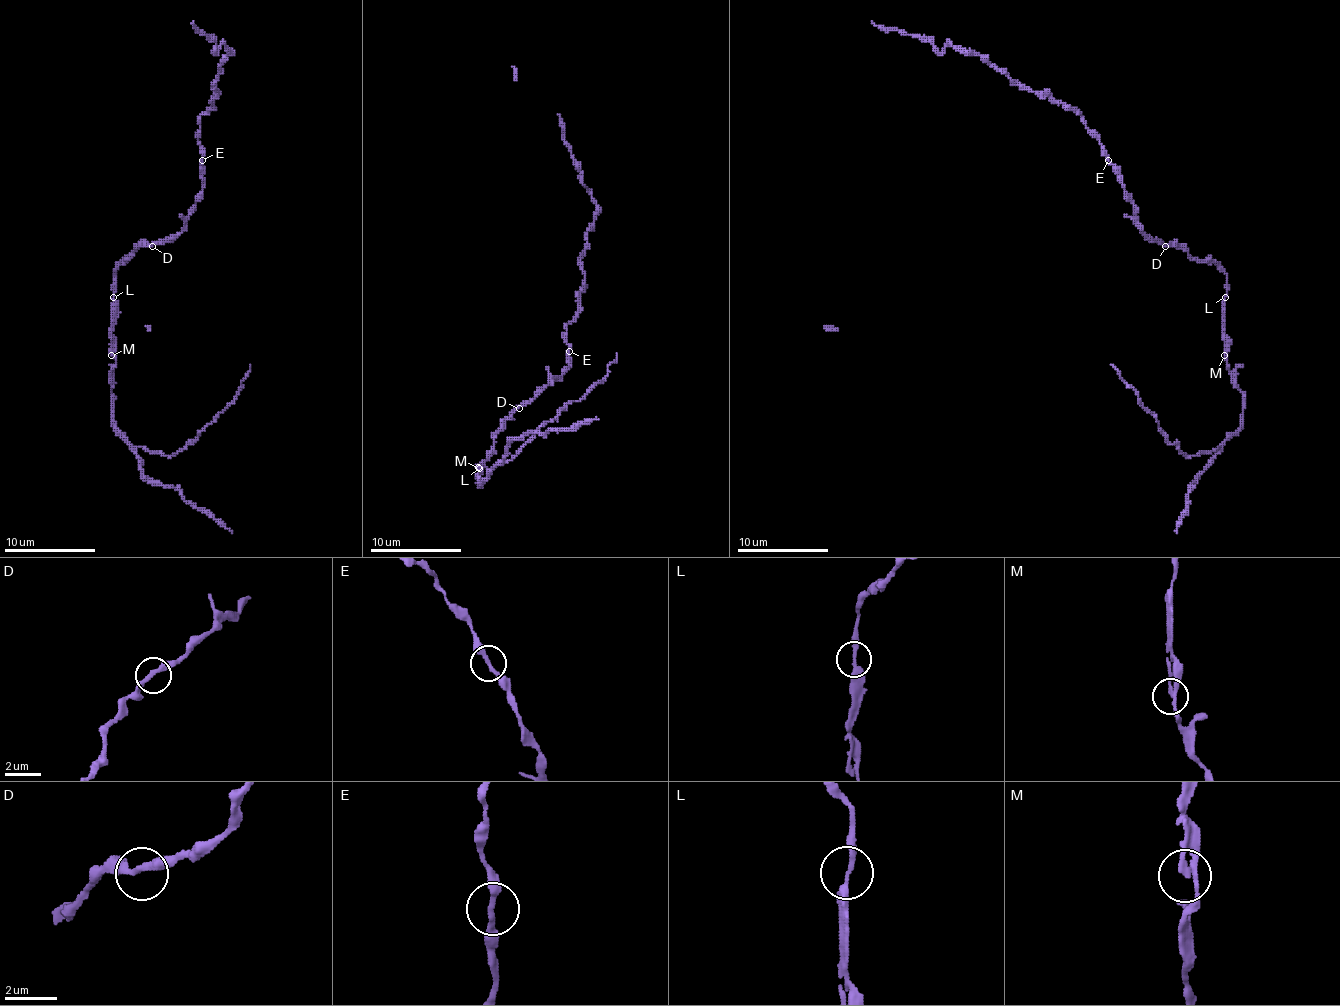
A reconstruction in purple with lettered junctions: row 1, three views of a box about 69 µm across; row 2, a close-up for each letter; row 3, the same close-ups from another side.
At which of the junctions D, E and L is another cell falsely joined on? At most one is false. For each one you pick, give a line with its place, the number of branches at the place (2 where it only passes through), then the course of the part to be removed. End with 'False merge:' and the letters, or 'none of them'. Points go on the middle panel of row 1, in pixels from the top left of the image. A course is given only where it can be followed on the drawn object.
L: place (479, 468); branches 2; course (480, 467), (480, 485), (500, 462), (507, 462), (539, 428), (601, 380), (617, 353)
False merge: L

